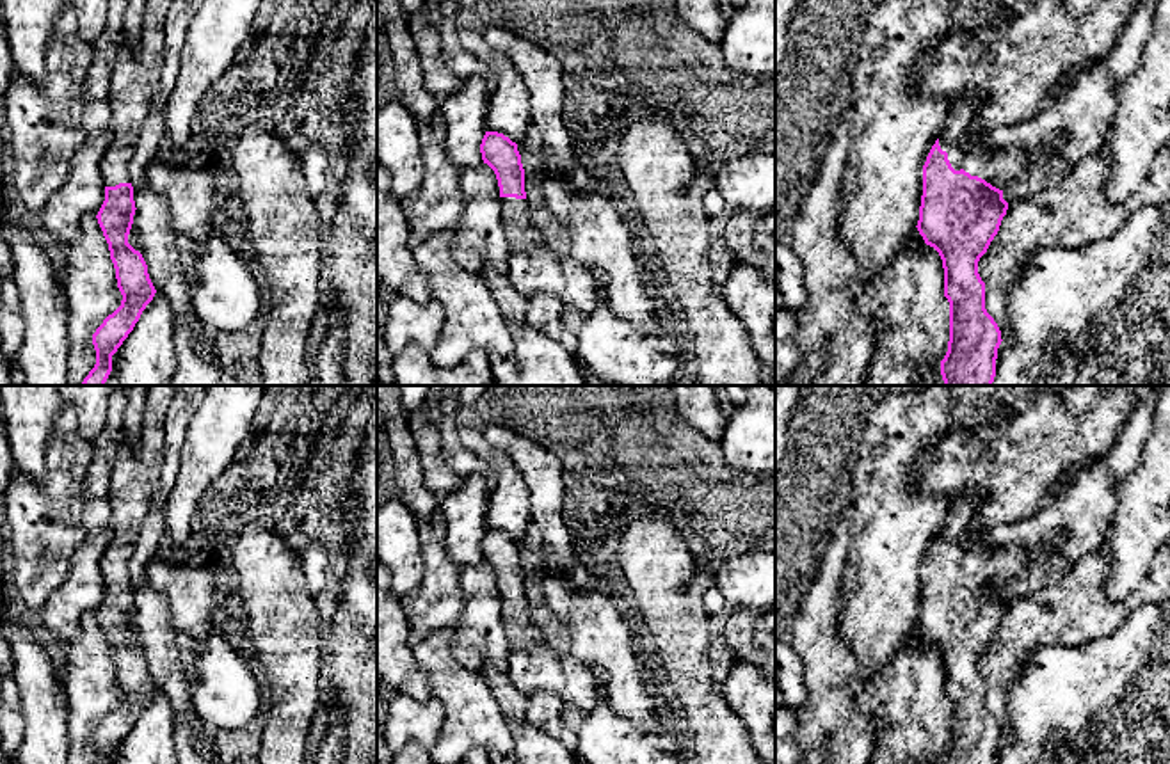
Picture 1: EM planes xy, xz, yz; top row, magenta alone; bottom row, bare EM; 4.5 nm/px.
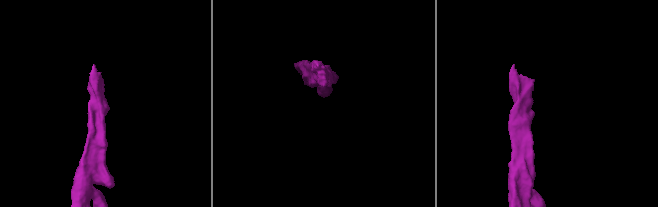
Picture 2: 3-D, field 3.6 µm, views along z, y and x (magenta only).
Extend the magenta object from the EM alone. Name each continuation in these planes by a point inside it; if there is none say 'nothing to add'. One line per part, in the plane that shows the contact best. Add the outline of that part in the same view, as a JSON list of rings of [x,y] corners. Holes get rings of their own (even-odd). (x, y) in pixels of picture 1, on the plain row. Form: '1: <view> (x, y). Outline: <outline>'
1: yz (966, 548). Outline: [[[978,492],[958,497],[939,535],[939,544],[948,551],[948,558],[955,569],[964,567],[971,574],[978,574],[992,585],[1005,588],[1030,567],[1037,551],[1022,549],[1019,544],[1008,544],[1003,549],[989,547],[985,535],[973,528],[978,506]]]

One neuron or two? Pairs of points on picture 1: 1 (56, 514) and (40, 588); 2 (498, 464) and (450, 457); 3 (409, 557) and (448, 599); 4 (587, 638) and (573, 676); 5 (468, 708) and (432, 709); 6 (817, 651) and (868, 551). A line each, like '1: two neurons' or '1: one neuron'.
1: one neuron
2: two neurons
3: two neurons
4: two neurons
5: two neurons
6: two neurons

